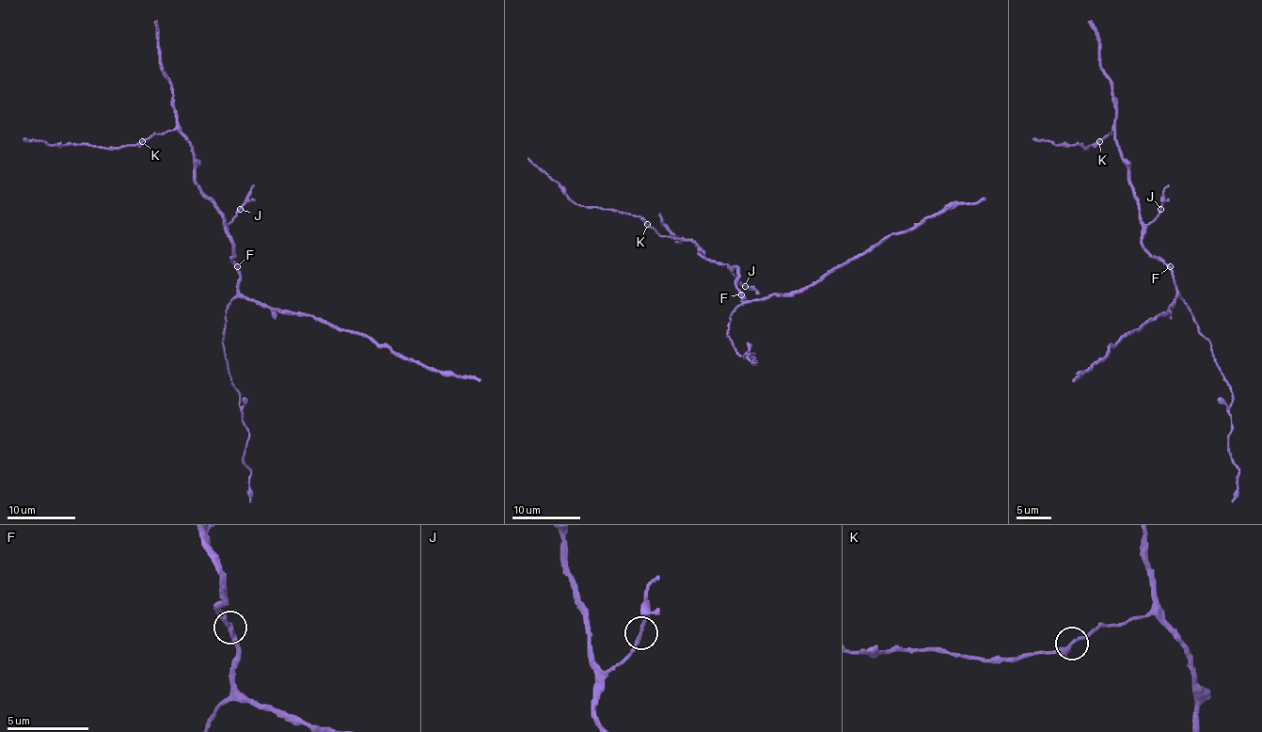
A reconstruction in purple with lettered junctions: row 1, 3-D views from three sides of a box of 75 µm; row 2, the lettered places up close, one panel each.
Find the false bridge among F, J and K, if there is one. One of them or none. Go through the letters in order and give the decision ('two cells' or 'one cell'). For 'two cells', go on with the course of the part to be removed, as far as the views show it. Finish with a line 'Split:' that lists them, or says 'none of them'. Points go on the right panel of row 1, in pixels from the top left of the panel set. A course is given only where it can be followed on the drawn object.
F: one cell
J: one cell
K: one cell
Split: none of them

